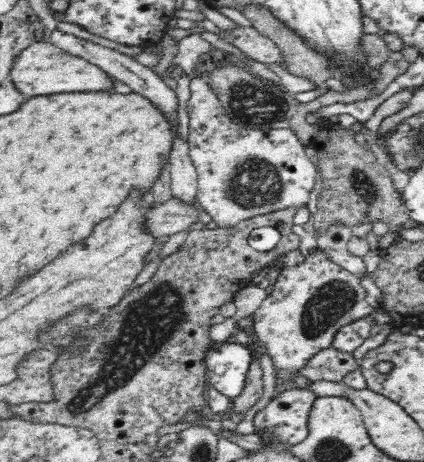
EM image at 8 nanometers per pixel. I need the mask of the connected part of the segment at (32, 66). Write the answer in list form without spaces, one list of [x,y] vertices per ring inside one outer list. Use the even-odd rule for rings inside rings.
[[[47,39],[33,42],[20,53],[10,79],[27,96],[50,96],[66,92],[114,92],[116,82],[102,67],[52,44]]]

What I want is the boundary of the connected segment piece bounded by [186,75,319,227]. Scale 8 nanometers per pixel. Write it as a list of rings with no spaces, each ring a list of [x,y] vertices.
[[[203,75],[193,78],[189,84],[190,98],[187,101],[189,153],[197,170],[196,201],[203,211],[209,213],[220,226],[234,226],[248,218],[298,210],[308,206],[312,190],[318,180],[316,163],[306,155],[306,145],[300,142],[296,132],[288,128],[266,128],[254,130],[236,124],[220,104],[220,100],[206,83]]]

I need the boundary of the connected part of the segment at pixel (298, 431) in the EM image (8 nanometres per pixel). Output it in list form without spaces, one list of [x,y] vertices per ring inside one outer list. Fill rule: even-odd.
[[[309,388],[289,389],[258,411],[253,422],[257,428],[271,428],[284,442],[298,444],[310,434],[310,413],[318,397]]]

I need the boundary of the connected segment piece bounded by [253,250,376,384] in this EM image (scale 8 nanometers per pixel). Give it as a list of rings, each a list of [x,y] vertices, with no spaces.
[[[318,250],[314,255],[306,258],[299,266],[283,268],[278,280],[270,286],[267,297],[262,301],[253,318],[256,336],[262,341],[267,354],[272,359],[278,384],[288,384],[298,374],[301,376],[314,355],[334,346],[336,333],[343,326],[376,309],[366,301],[366,290],[360,281],[352,272],[348,272],[330,261],[322,250]]]

